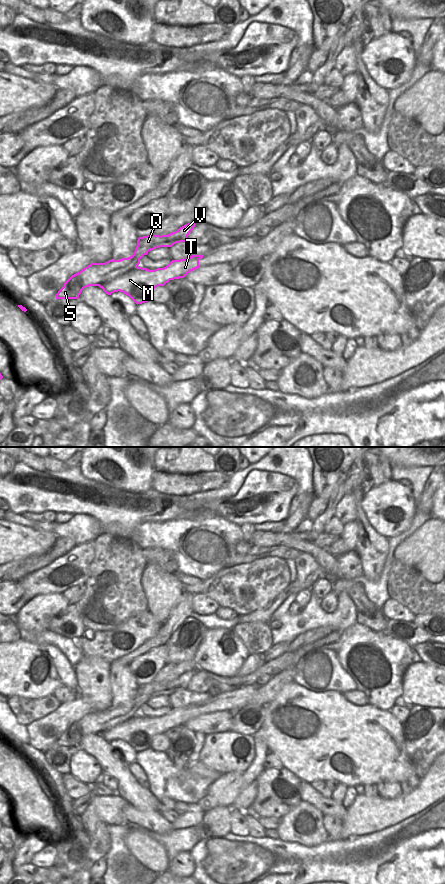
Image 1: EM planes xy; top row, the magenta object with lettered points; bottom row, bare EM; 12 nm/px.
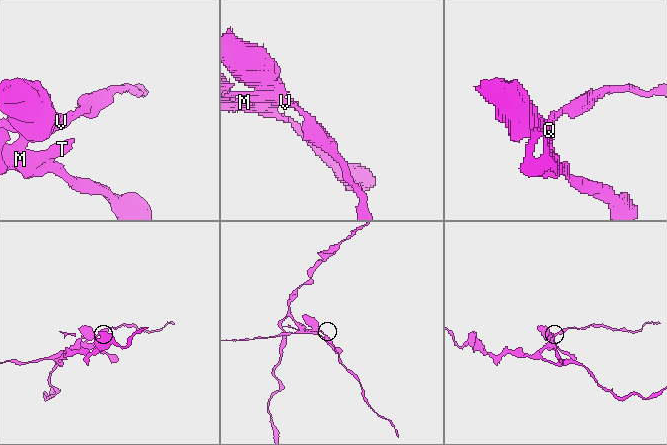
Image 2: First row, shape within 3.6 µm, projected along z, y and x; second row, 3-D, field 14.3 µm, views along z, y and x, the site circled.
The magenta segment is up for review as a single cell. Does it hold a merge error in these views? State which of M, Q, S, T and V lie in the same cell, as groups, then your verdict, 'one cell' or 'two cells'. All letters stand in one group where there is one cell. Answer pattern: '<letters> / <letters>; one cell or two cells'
M S T / Q V; two cells

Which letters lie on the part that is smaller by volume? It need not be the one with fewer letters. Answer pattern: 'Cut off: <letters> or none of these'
Cut off: M, S, T

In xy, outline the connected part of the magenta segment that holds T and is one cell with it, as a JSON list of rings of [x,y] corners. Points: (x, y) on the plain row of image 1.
[[[192,703],[185,707],[172,708],[166,715],[155,718],[136,715],[99,735],[108,743],[123,740],[137,753],[142,752],[151,748],[156,735],[164,734],[170,728],[184,726],[189,720],[199,716],[199,708],[202,706],[203,703]]]

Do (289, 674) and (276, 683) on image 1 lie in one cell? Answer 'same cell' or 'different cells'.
same cell

